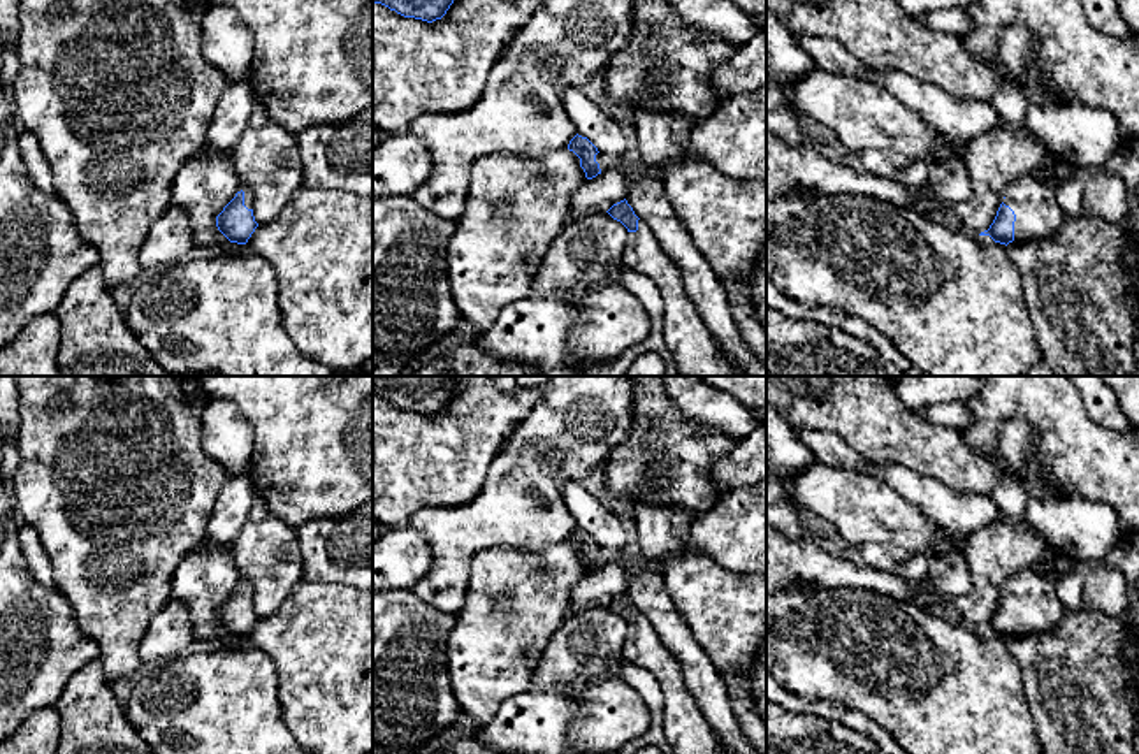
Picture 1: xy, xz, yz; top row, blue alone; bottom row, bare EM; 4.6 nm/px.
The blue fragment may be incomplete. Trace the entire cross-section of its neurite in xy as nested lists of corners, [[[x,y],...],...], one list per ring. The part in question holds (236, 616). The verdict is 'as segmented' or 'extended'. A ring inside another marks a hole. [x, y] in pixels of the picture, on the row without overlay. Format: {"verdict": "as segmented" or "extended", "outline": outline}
{"verdict": "extended", "outline": [[[237,585],[216,610],[216,620],[230,636],[246,638],[258,620],[253,610],[253,587]]]}

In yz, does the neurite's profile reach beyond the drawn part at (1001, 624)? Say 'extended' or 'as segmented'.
extended

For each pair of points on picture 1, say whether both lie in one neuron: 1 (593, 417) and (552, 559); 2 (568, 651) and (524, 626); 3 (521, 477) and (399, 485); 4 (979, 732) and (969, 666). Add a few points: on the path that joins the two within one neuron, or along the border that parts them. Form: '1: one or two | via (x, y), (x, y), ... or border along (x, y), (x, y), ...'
1: two | border along (566, 540), (547, 543), (540, 549), (515, 550)
2: two | border along (568, 616), (549, 640), (529, 677)
3: two | border along (505, 442), (480, 491), (456, 507)
4: one | via (974, 716), (972, 682)

